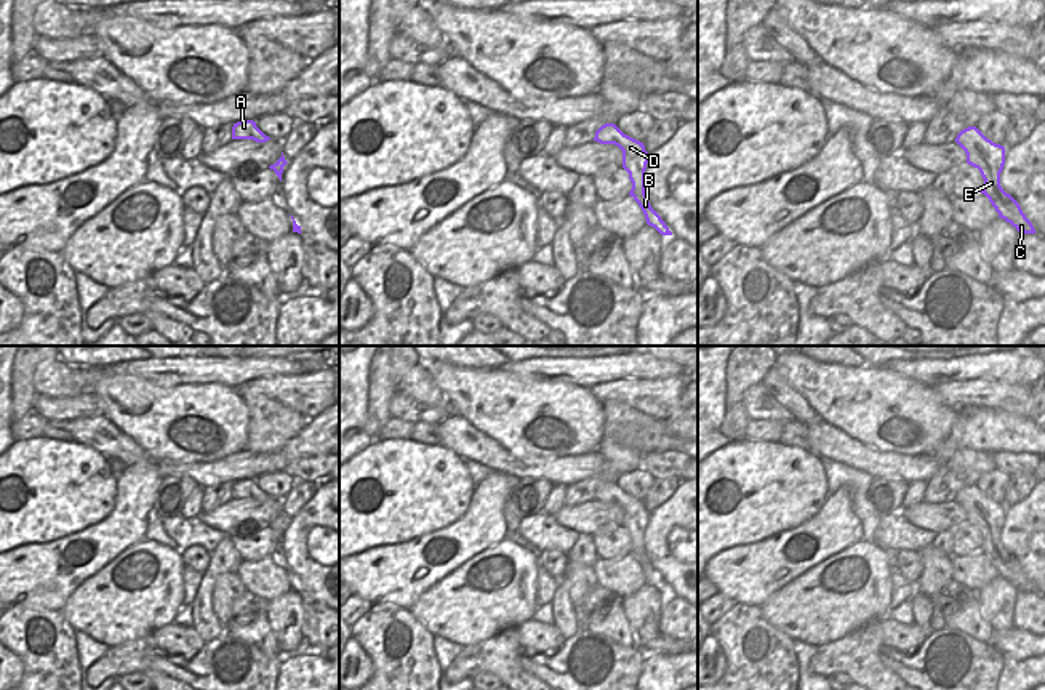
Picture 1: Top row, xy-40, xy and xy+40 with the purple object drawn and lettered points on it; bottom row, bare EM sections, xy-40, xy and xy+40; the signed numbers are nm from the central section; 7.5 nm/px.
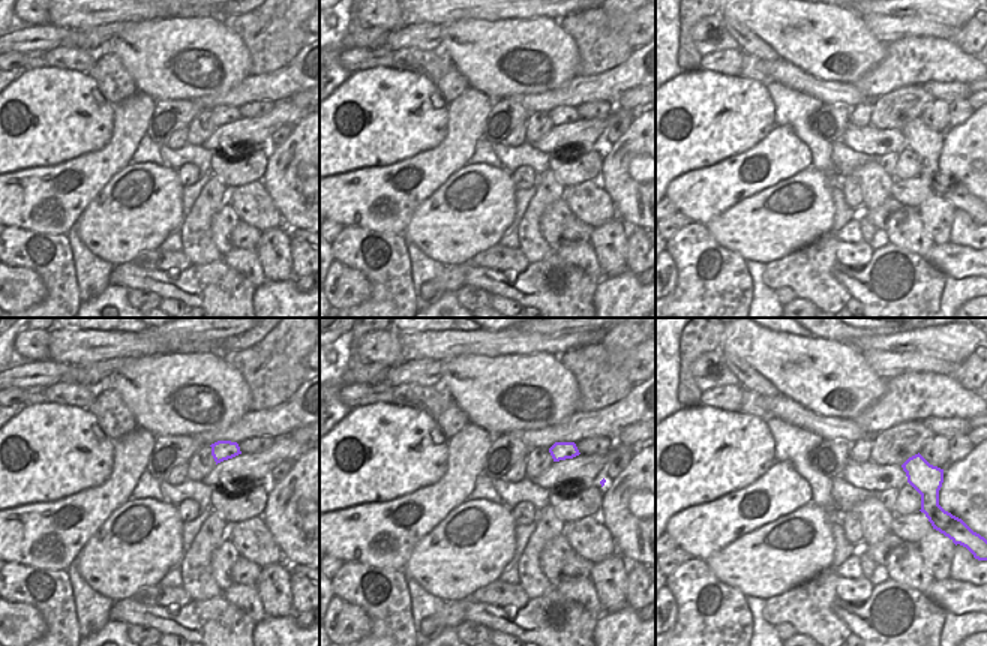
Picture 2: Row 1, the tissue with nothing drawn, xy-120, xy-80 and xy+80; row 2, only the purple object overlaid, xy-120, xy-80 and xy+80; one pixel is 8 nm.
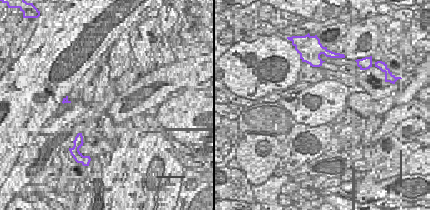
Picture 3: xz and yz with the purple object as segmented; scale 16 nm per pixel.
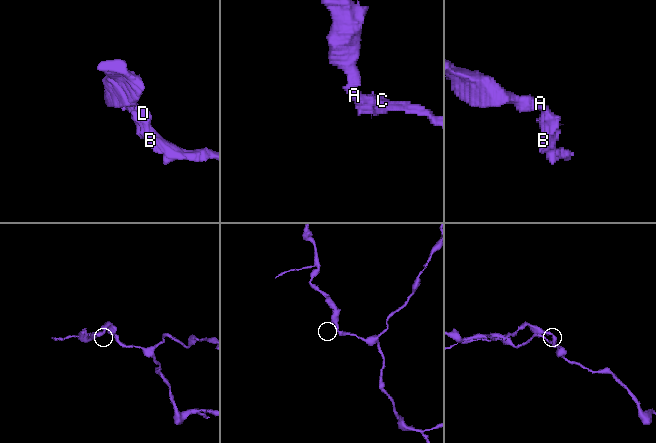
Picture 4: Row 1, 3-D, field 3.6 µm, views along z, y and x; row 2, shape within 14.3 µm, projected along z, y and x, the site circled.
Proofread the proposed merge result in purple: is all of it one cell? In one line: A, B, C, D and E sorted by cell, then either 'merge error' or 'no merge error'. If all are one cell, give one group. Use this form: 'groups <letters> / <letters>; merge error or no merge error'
groups A B C D E; no merge error

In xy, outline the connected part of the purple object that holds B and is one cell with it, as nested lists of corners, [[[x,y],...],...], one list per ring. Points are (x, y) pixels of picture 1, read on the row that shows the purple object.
[[[605,123],[595,131],[594,141],[600,144],[615,144],[623,150],[623,168],[629,173],[632,189],[629,195],[642,208],[647,224],[655,227],[661,235],[672,235],[661,216],[651,208],[645,194],[645,170],[648,152],[643,142],[624,134],[615,123]]]

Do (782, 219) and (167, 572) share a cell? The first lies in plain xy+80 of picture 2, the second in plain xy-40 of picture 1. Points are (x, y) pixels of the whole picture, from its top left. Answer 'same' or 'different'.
same

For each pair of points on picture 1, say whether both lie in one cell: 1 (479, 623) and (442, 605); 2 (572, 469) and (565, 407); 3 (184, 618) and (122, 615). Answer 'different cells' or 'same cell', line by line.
1: same cell
2: different cells
3: different cells

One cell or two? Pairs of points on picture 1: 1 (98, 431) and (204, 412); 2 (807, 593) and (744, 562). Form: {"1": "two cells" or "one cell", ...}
{"1": "two cells", "2": "two cells"}

